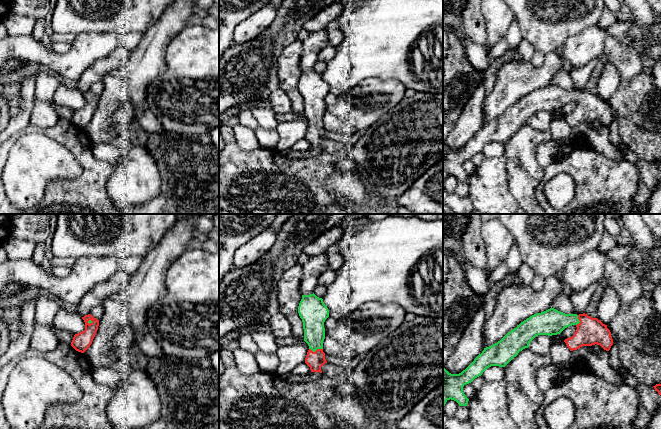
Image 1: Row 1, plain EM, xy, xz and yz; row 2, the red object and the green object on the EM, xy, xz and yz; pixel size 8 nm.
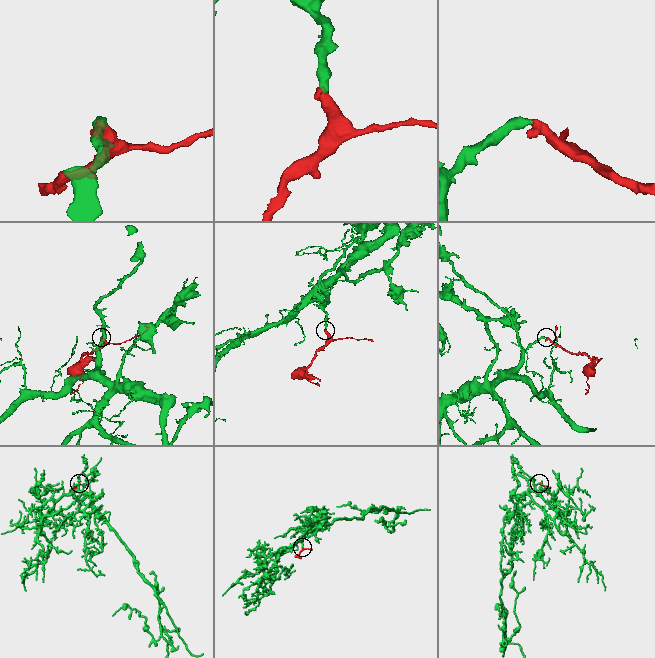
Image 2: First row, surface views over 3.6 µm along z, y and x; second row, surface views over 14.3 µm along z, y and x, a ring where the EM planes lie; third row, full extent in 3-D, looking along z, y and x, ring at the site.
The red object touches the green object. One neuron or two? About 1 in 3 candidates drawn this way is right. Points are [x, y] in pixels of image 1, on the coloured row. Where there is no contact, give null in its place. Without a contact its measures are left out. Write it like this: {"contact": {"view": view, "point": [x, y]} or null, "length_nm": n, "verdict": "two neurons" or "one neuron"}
{"contact": {"view": "xz", "point": [316, 350]}, "length_nm": 110, "verdict": "one neuron"}

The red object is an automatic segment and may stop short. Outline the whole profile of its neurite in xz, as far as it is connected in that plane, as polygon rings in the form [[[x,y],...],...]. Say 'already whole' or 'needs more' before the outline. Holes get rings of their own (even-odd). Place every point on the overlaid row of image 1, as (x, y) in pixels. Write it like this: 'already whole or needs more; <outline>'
needs more; [[[313,293],[302,295],[298,313],[303,322],[304,341],[309,346],[305,363],[310,367],[311,372],[322,373],[321,367],[327,363],[323,352],[323,341],[324,322],[329,317],[329,310],[323,299]]]

